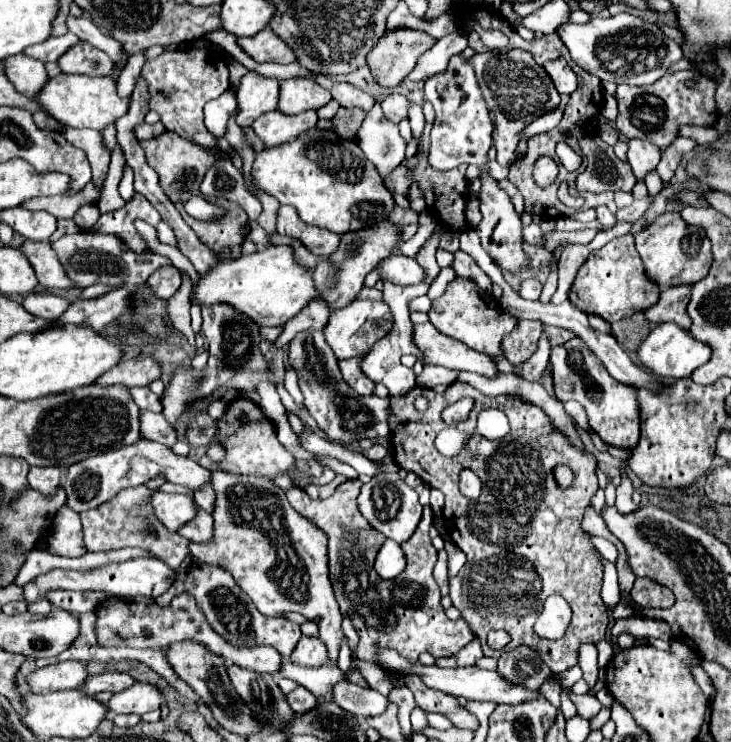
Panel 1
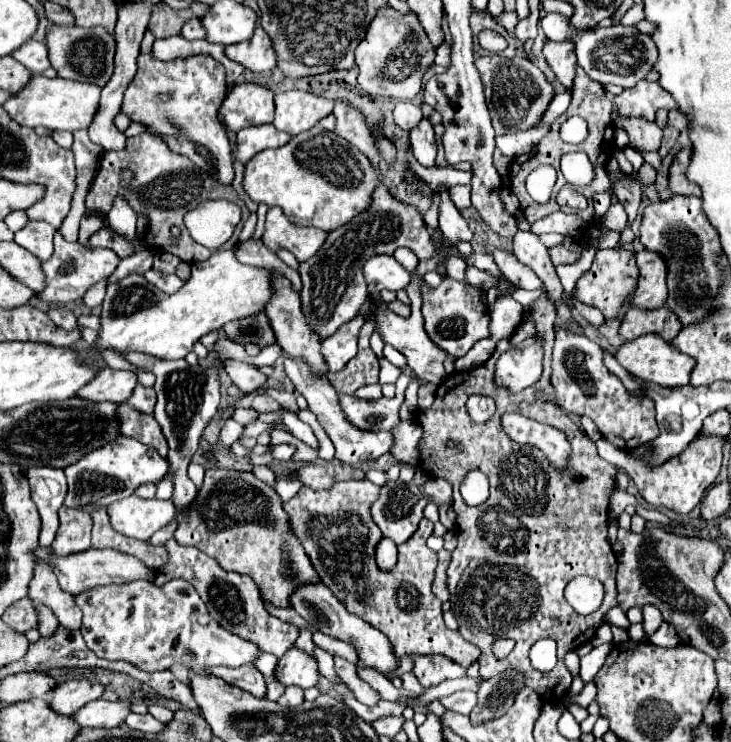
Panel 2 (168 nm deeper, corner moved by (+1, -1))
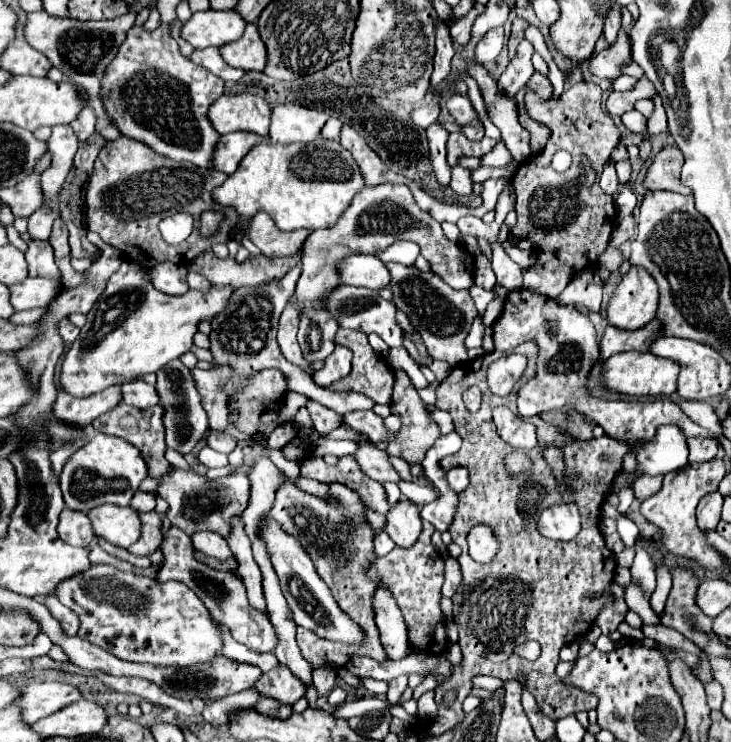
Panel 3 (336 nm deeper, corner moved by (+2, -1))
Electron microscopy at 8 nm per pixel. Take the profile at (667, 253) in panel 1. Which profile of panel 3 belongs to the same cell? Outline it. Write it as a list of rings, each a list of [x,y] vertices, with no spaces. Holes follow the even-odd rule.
[[[631,265],[619,283],[609,309],[607,321],[619,329],[635,331],[655,319],[659,303],[659,287],[647,269]]]

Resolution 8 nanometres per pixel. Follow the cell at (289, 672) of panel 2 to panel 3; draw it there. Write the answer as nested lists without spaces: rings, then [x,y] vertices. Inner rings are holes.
[[[283,663],[273,667],[269,673],[263,673],[259,677],[259,681],[255,683],[255,689],[263,697],[273,697],[273,699],[287,703],[287,705],[293,705],[307,691],[305,683],[299,677],[295,677],[289,671],[289,667],[285,667]]]

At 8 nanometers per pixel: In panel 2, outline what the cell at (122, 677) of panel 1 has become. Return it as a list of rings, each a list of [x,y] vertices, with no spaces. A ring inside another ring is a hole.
[[[68,679],[52,689],[52,699],[48,701],[48,705],[60,715],[72,715],[80,707],[84,707],[84,703],[98,699],[102,693],[104,687],[100,683],[94,683],[90,679]]]

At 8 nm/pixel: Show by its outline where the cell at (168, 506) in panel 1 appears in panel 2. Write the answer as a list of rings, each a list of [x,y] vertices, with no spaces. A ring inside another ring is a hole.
[[[136,495],[112,503],[106,511],[114,531],[140,541],[148,541],[158,529],[176,517],[172,499],[140,499]]]

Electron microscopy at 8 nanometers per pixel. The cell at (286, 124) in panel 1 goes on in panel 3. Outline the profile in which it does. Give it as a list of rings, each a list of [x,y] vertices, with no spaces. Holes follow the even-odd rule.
[[[235,131],[223,135],[215,151],[215,169],[231,175],[241,159],[259,143],[269,143],[269,135],[255,135],[251,131]]]

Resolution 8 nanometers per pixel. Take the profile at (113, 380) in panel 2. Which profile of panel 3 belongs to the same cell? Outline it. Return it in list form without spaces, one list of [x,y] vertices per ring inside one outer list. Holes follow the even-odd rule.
[[[115,383],[105,391],[87,395],[87,397],[73,397],[65,391],[59,391],[53,407],[53,415],[63,419],[65,423],[75,423],[77,427],[87,427],[95,417],[103,415],[105,411],[117,407],[123,399],[121,385]]]

